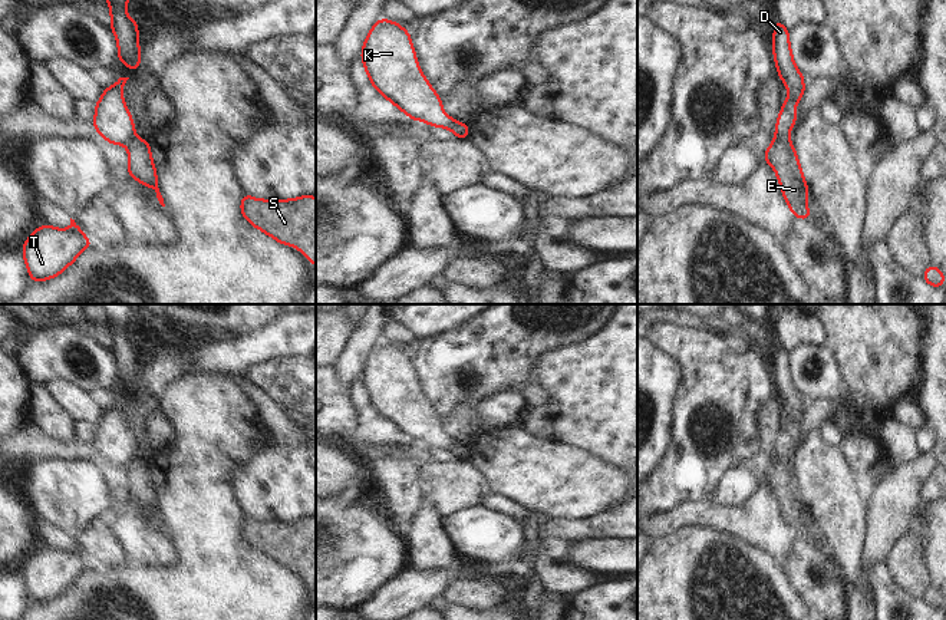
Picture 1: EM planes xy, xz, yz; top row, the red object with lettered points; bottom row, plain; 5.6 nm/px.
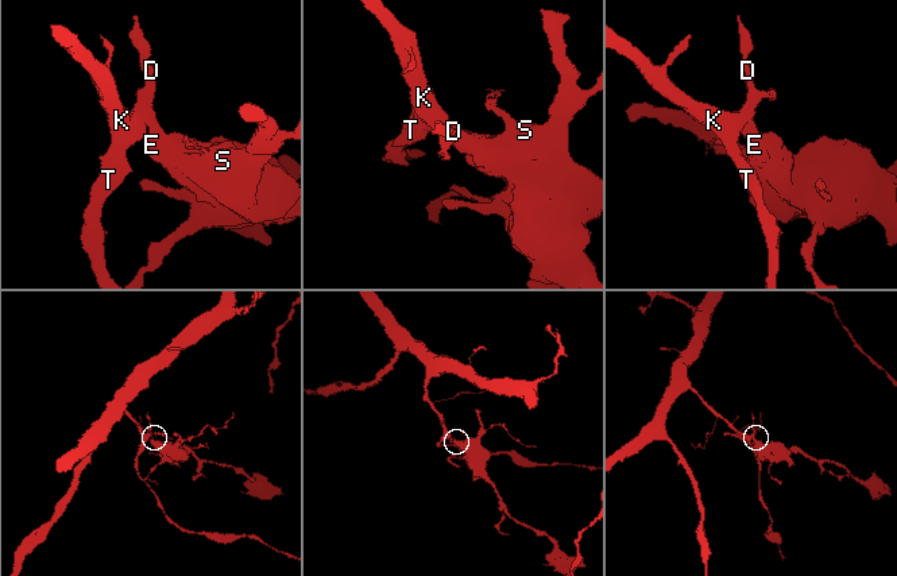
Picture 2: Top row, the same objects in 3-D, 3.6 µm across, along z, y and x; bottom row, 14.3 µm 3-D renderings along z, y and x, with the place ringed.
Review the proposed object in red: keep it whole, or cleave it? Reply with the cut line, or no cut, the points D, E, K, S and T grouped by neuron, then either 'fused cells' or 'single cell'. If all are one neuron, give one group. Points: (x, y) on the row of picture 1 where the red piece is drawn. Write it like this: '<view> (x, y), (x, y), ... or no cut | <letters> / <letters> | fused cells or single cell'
yz (785, 134), (774, 139) | D K T / E S | fused cells

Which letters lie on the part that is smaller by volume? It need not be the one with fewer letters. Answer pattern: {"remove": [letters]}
{"remove": ["E", "S"]}

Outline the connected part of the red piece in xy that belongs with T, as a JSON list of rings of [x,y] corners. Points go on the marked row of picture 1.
[[[72,218],[66,231],[47,224],[36,228],[22,248],[30,283],[57,277],[92,245]]]

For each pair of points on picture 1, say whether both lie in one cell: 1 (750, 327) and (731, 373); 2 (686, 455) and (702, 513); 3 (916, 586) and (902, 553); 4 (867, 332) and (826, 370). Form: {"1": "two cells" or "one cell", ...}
{"1": "two cells", "2": "two cells", "3": "one cell", "4": "two cells"}

